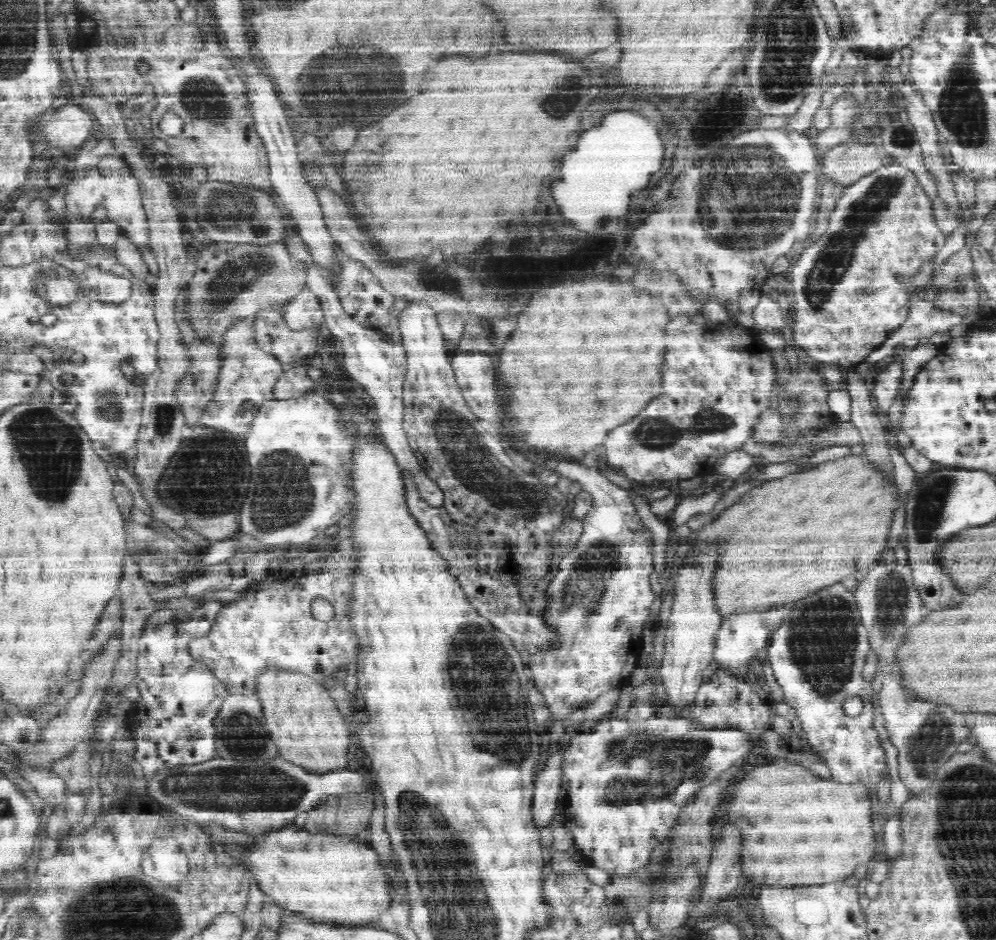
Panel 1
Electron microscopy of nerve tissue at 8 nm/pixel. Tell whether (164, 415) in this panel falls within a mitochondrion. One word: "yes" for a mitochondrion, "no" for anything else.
yes

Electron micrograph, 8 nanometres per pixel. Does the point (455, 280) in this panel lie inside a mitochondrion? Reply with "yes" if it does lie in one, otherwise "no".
yes

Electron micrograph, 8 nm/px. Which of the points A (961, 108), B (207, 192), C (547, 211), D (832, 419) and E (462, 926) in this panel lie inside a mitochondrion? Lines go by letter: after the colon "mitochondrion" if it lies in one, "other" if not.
A: mitochondrion
B: mitochondrion
C: other
D: other
E: mitochondrion

